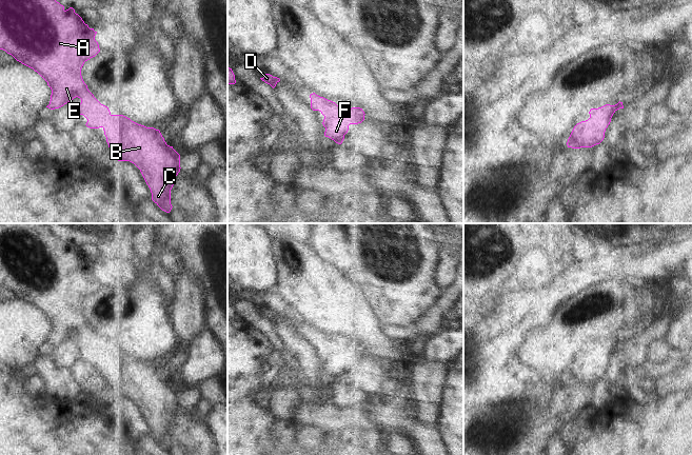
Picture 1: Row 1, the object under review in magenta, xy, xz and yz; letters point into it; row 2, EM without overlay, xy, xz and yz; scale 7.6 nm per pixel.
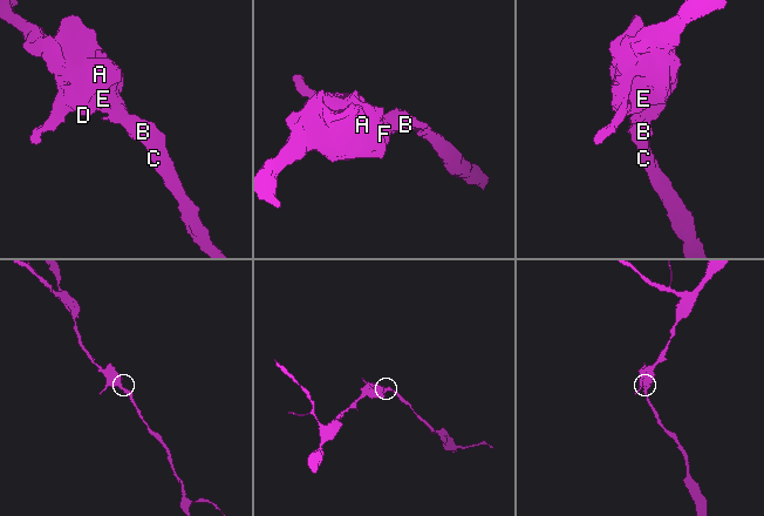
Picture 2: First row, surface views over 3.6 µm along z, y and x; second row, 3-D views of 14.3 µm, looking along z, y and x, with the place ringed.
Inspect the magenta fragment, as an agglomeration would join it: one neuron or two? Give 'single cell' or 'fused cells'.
single cell

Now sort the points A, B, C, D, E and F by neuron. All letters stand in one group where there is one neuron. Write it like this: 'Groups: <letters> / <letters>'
Groups: A B C D E F.

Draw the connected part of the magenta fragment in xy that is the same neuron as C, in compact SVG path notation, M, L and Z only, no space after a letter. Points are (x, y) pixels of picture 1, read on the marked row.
M0 0L0 50L33 68L47 82L52 95L46 107L59 108L74 98L80 98L78 113L87 119L85 125L103 128L111 154L118 161L134 163L151 190L152 200L170 213L173 207L171 190L181 169L180 155L166 144L159 130L138 124L123 115L112 115L108 107L88 91L81 68L100 52L96 34L73 7L65 11L56 0Z

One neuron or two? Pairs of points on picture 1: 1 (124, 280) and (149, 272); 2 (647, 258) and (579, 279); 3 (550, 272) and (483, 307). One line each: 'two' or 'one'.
1: two
2: one
3: one

